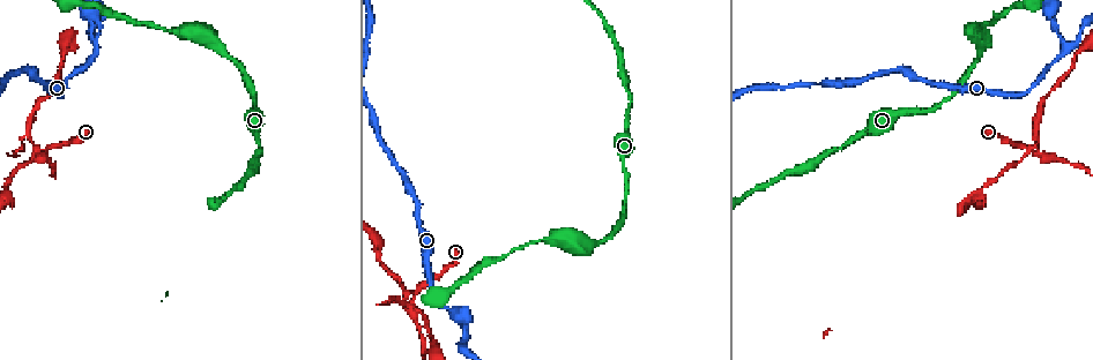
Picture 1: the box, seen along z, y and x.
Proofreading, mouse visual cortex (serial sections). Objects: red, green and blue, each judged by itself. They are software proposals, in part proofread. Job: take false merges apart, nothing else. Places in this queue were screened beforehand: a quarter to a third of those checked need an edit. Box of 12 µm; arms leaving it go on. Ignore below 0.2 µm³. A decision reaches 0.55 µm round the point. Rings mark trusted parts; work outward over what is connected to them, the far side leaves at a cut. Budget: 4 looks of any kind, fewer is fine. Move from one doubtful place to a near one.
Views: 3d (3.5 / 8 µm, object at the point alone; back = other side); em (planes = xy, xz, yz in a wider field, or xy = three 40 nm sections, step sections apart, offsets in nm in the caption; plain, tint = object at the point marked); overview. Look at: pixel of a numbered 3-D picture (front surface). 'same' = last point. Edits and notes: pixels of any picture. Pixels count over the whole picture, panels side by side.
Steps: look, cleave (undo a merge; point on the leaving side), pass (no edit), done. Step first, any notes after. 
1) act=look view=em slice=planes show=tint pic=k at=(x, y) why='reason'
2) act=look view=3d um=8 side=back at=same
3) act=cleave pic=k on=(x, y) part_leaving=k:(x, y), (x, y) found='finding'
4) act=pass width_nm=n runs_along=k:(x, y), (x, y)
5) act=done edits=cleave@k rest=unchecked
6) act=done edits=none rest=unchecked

act=look view=3d um=8 pic=1 at=(39, 151) why='three arms meet'

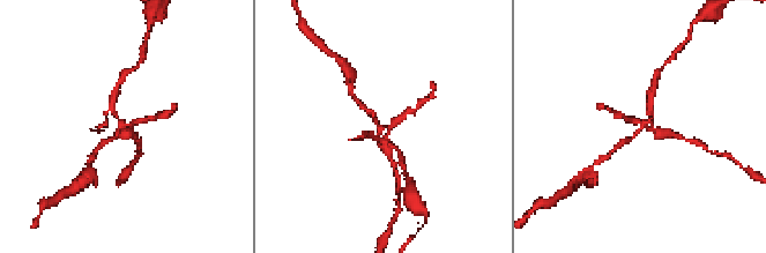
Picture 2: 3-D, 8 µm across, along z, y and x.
act=look view=em slice=xy step=1 show=tint pic=2 at=(380, 130)

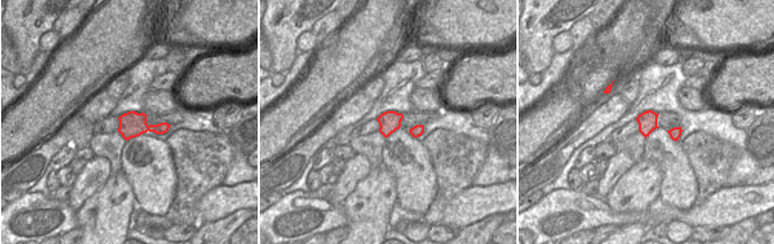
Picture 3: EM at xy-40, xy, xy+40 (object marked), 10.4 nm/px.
act=cleave pic=2 on=(649, 109) border=3:(148, 126), (149, 130) found='two cells meet here'

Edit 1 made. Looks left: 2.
act=look view=3d um=3.5 pic=1 at=(1067, 52) why='three-way junction'

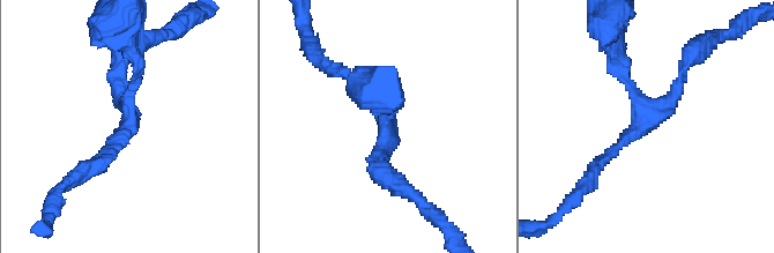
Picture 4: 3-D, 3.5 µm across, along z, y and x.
act=look view=em slice=xy step=2 show=tint pic=4 at=(128, 122) arms=3 arm_widths_nm=150,200,200

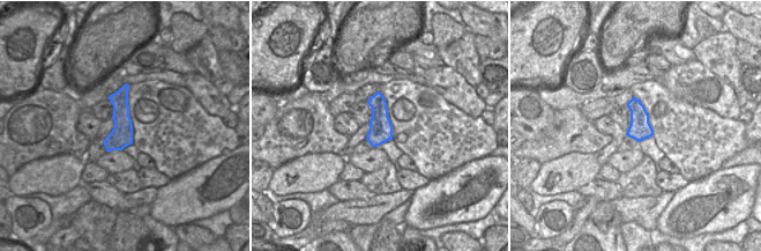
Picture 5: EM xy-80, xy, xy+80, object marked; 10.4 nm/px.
act=pass runs_along=4:(89, 168), (128, 128), (135, 54) found='one cell here'

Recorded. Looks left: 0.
act=done edits=cleave@2 rest=unchecked

